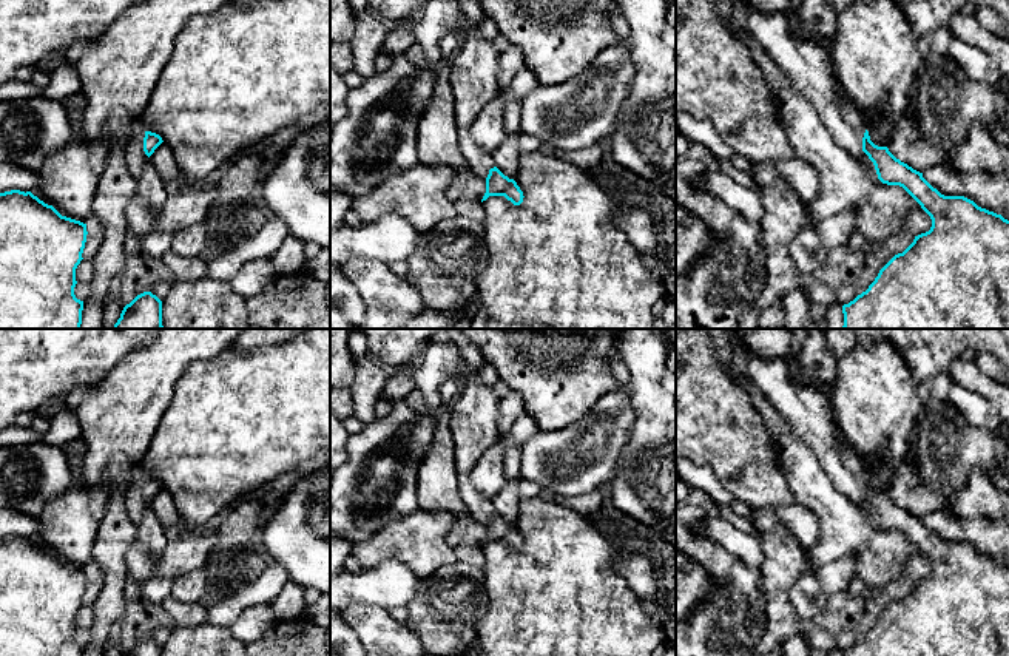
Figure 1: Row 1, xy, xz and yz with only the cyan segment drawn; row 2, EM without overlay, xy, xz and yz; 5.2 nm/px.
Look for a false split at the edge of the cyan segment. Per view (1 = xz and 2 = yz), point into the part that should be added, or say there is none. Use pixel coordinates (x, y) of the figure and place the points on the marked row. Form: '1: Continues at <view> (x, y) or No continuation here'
1: Continues at xz (479, 161)
2: Continues at yz (804, 64)

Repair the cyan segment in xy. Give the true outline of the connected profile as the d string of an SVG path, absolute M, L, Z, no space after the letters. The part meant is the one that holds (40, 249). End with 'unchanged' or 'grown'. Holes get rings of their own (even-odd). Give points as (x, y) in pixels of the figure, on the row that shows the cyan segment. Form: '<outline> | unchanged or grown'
M31 191L0 193L0 329L80 329L83 301L74 295L86 224L62 216Z | unchanged

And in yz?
M714 0L714 3L717 14L741 40L745 42L751 36L764 48L784 77L815 108L832 139L855 157L872 179L903 187L932 219L929 232L915 236L903 253L895 255L879 270L866 292L842 306L842 329L1009 329L1009 221L964 196L941 194L923 178L923 173L896 159L887 147L875 145L867 128L852 125L844 116L828 51L812 39L799 36L787 14L765 14L748 3L745 26L741 28L733 19L733 0Z | grown

